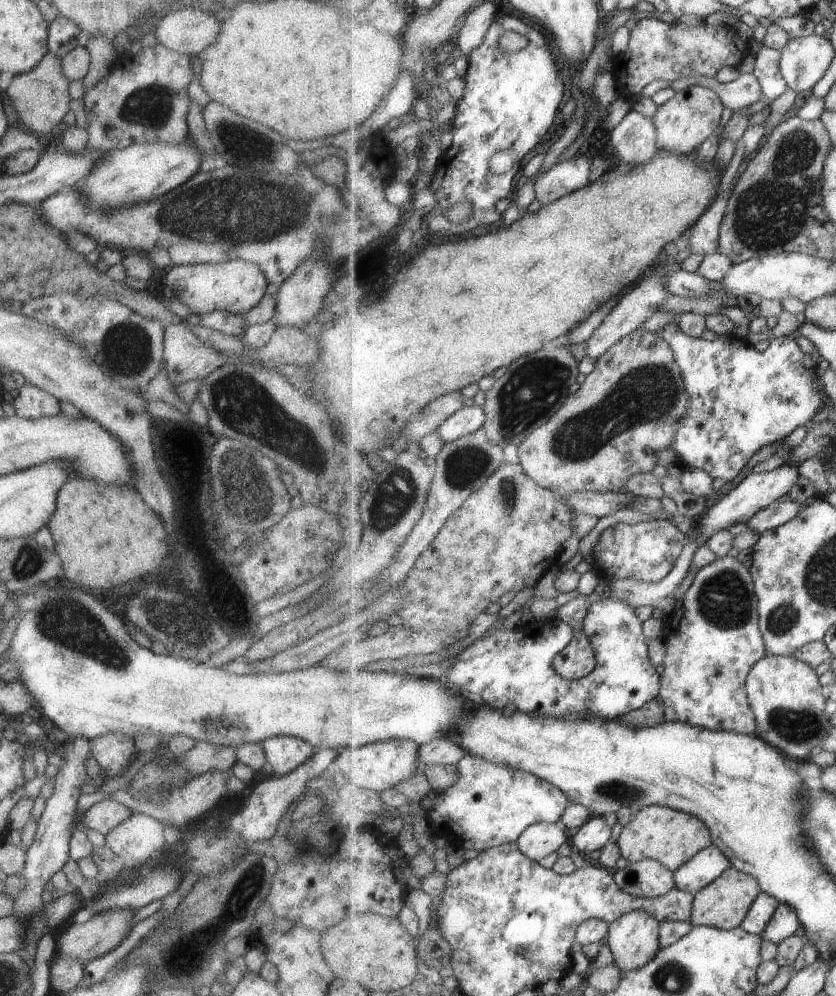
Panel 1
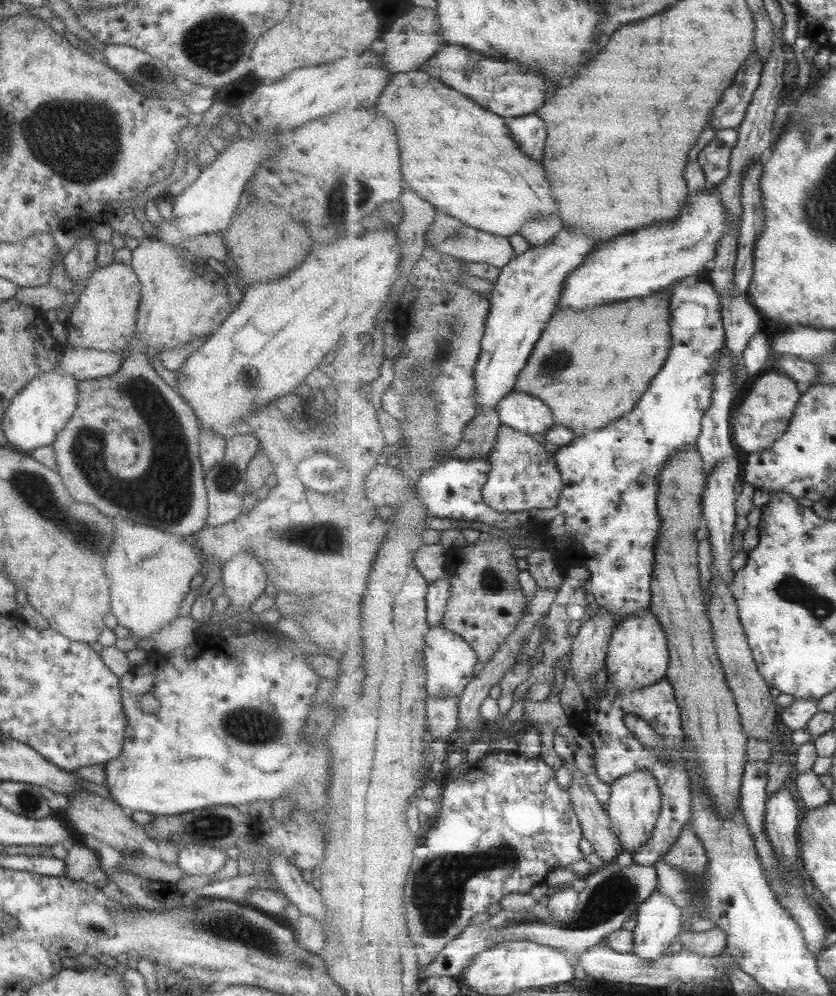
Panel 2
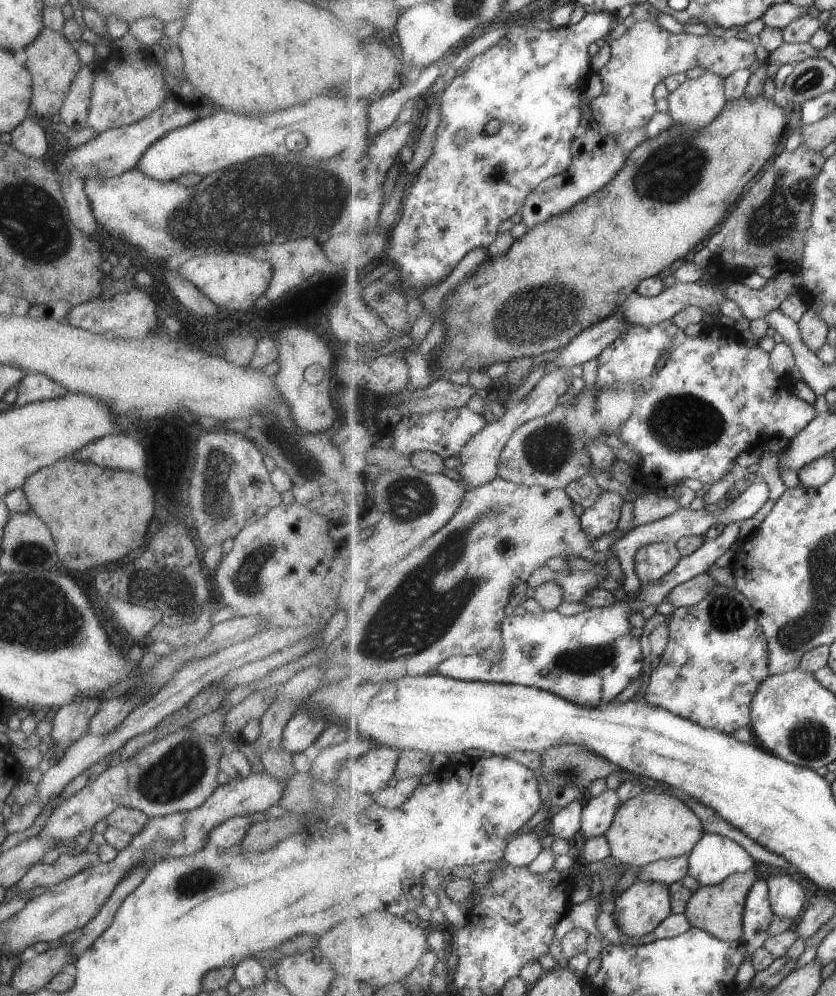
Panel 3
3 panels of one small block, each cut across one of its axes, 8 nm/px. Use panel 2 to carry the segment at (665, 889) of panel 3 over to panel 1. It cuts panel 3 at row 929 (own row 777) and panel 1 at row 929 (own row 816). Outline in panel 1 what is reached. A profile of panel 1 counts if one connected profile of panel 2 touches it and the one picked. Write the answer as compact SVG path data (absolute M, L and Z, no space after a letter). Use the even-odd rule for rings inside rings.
M631 911L611 923L607 944L614 954L615 964L625 973L645 967L661 950L660 928L662 924L653 915L643 911Z

